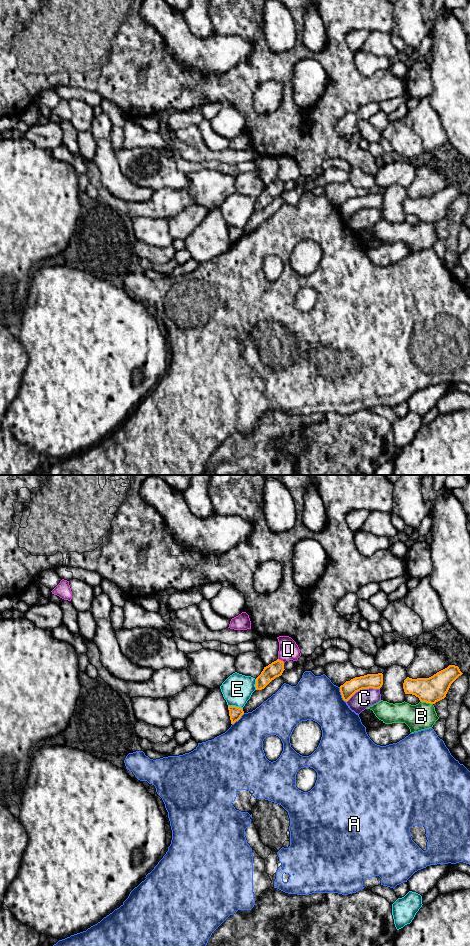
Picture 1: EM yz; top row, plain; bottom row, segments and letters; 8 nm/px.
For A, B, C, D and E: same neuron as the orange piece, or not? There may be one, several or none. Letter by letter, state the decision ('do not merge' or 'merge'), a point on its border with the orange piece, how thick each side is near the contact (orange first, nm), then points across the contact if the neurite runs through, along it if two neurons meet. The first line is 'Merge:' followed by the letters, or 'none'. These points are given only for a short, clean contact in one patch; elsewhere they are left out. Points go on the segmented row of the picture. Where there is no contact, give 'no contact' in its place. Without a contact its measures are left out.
Merge: none
A: do not merge | yz (341, 694) | 120/360 nm
B: do not merge | yz (426, 702) | 200/220 nm
C: do not merge | yz (362, 688) | 120/150 nm
D: do not merge | yz (280, 660) | 120/160 nm | along yz (278, 658), (284, 662)
E: do not merge | yz (235, 706) | 110/240 nm

